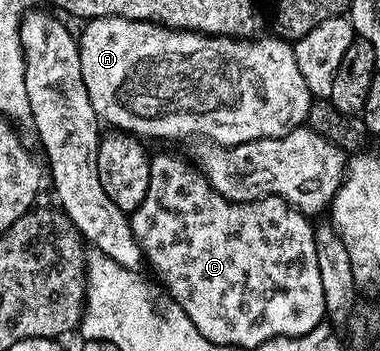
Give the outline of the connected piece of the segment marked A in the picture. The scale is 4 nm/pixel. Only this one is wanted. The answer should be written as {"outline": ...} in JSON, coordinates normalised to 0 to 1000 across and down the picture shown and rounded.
{"outline":[[[242,51],[203,100],[211,142],[211,205],[221,205],[221,251],[232,251],[232,285],[242,285],[242,308],[261,339],[279,348],[282,362],[311,376],[329,376],[384,393],[545,393],[539,402],[576,416],[618,416],[661,405],[676,393],[745,393],[758,376],[787,368],[808,345],[821,271],[811,239],[800,234],[774,157],[771,128],[739,103],[721,108],[589,108],[561,97],[513,97],[508,85],[453,85],[442,74],[421,74],[413,63],[361,63],[334,51]]]}

